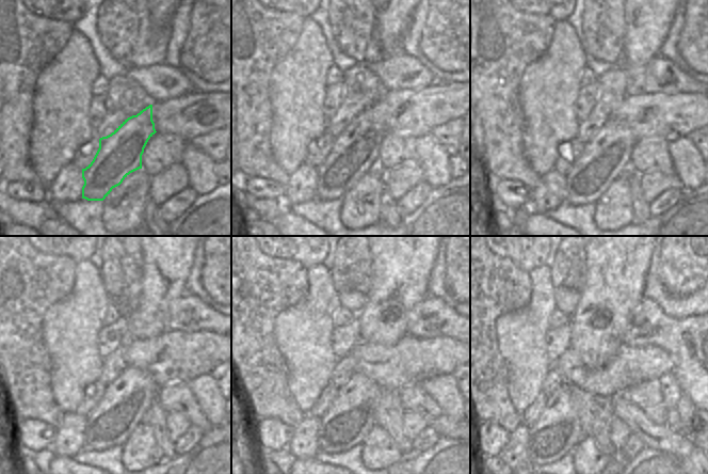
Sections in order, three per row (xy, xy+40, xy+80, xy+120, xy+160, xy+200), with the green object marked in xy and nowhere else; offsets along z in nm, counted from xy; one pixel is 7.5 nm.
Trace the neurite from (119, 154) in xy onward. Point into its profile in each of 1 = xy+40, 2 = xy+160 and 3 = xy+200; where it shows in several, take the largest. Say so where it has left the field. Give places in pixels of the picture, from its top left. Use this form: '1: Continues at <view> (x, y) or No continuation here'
1: Continues at xy+40 (355, 152)
2: Continues at xy+160 (319, 430)
3: Continues at xy+200 (558, 430).

